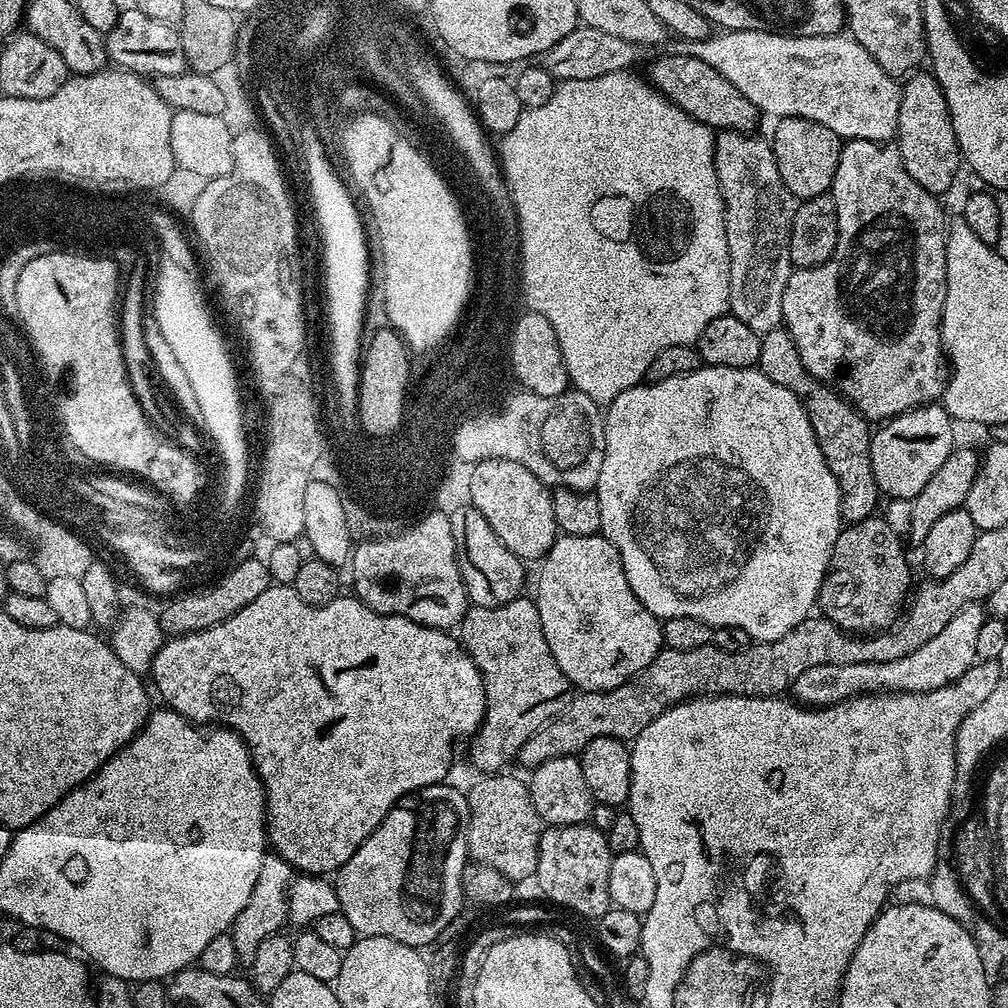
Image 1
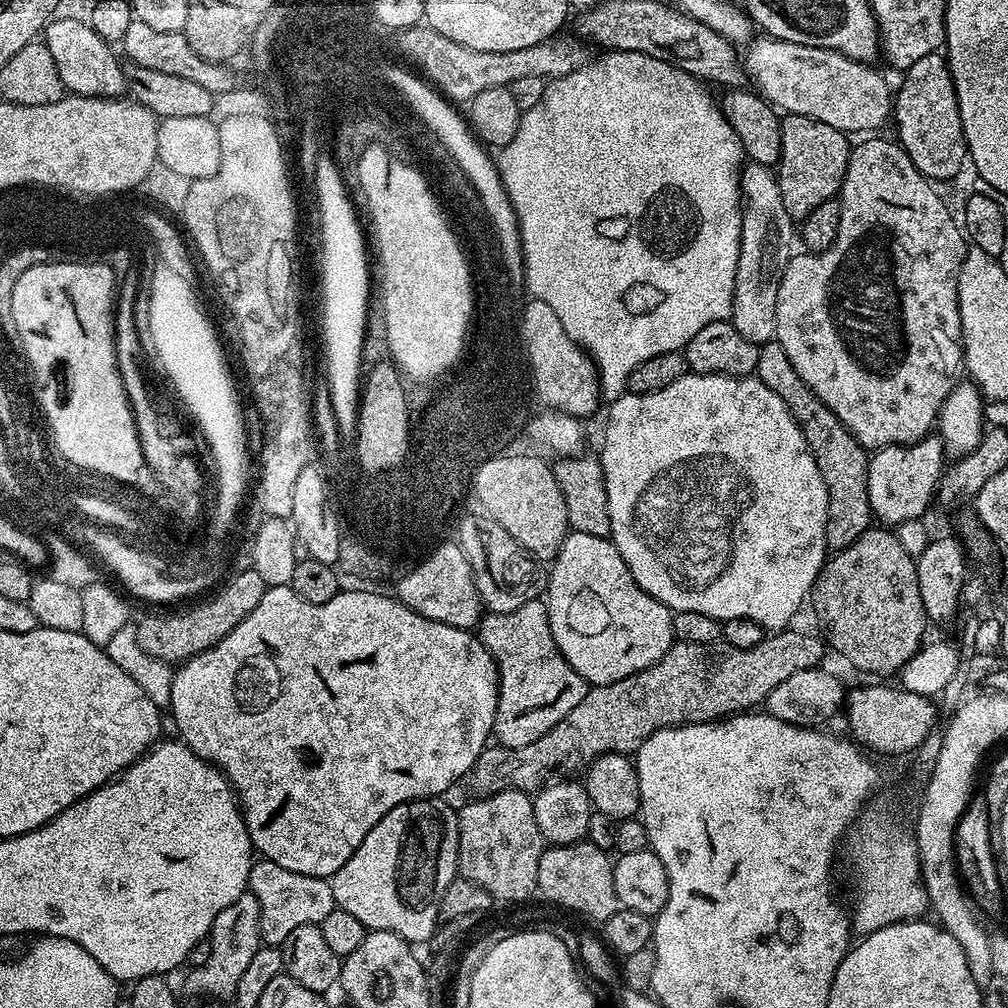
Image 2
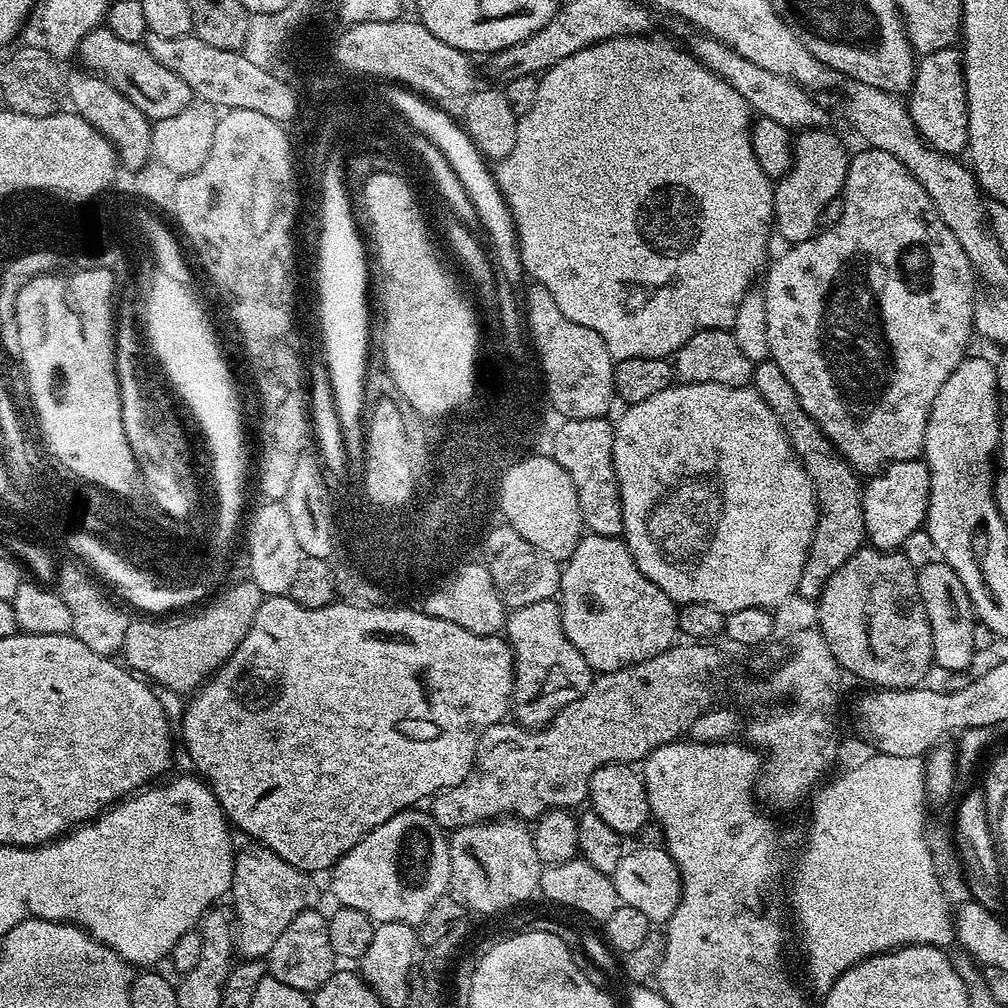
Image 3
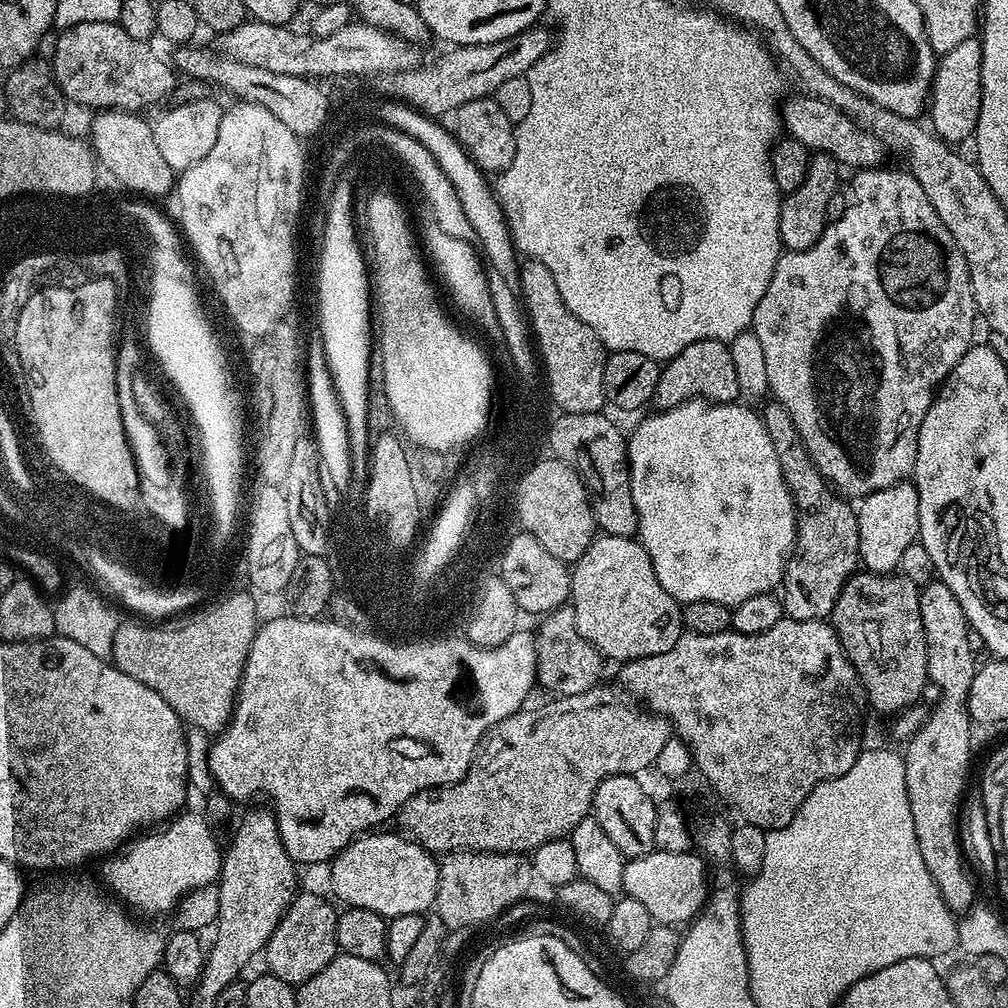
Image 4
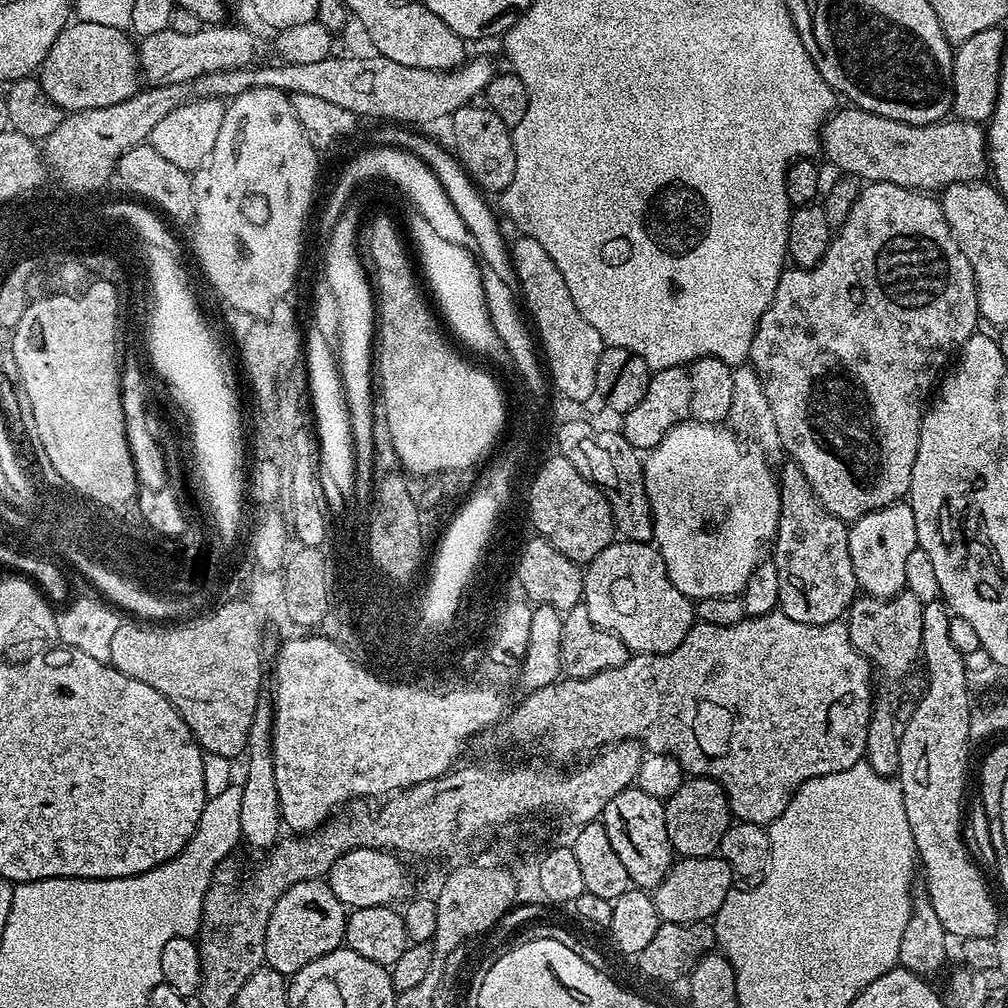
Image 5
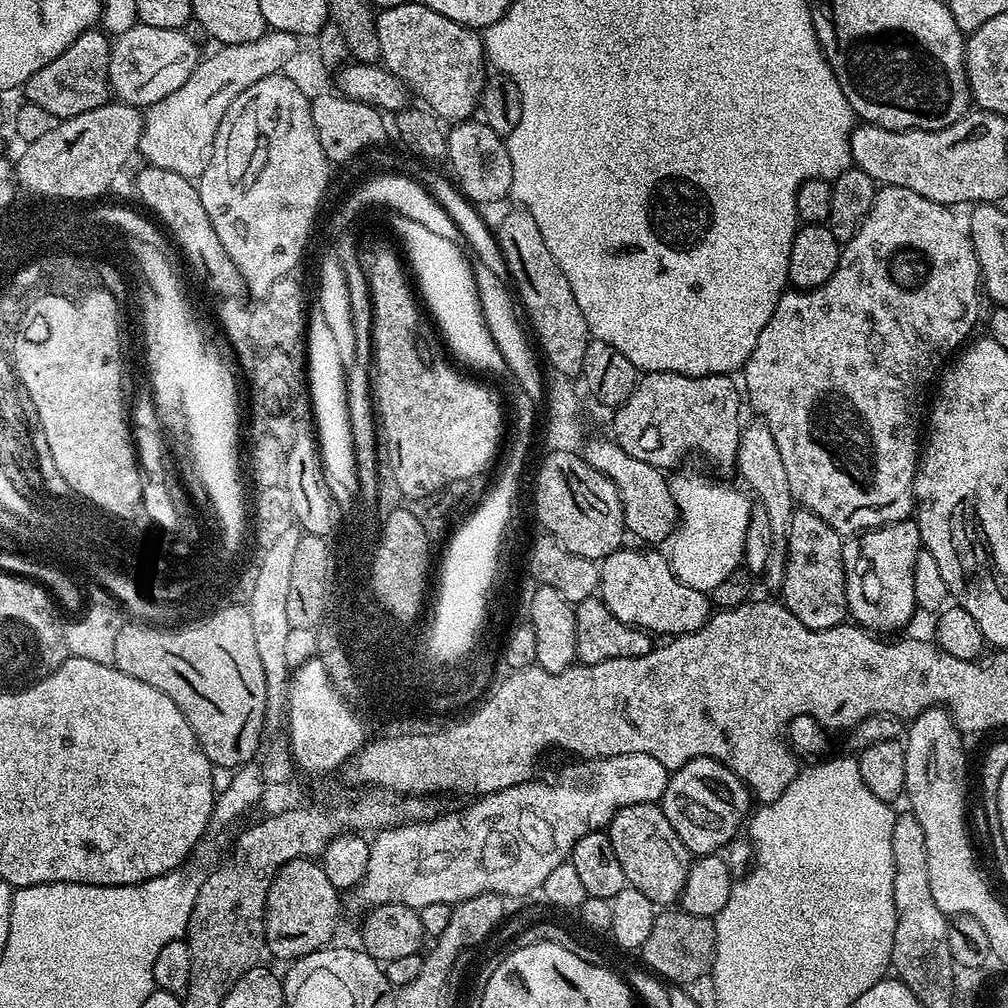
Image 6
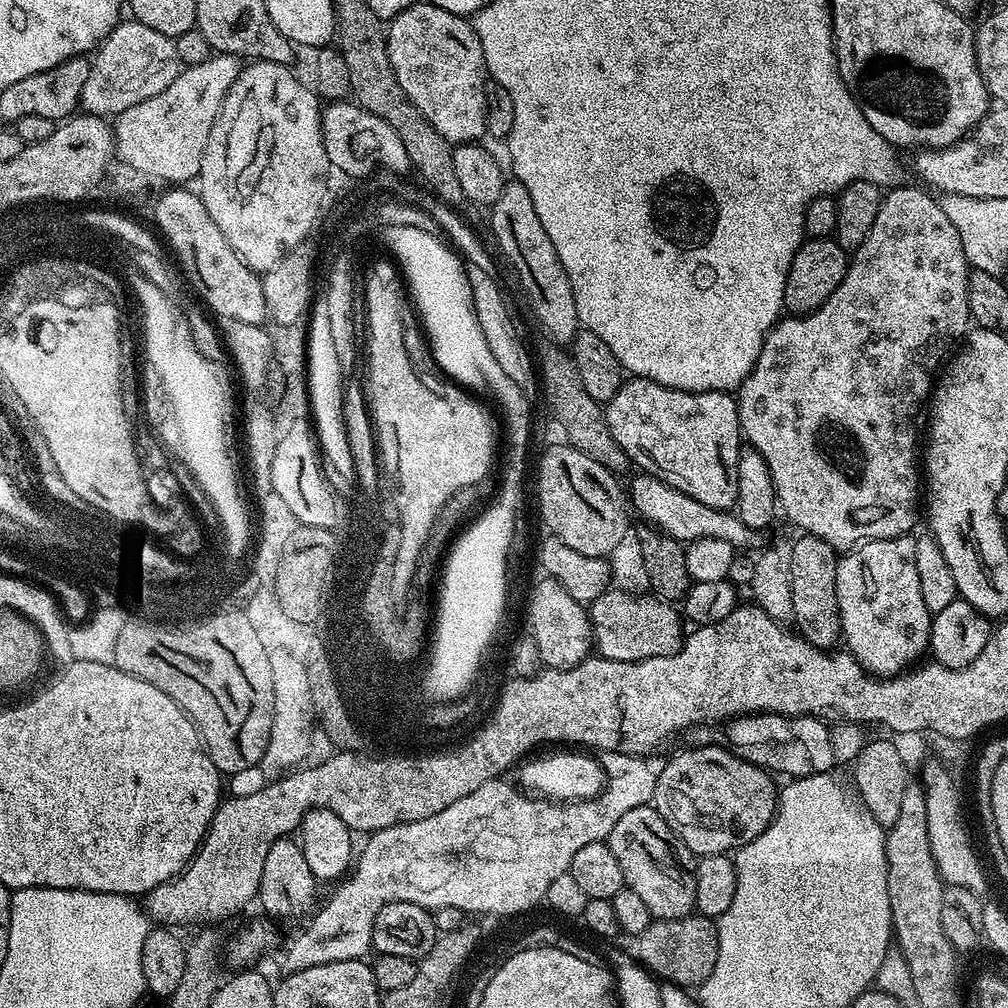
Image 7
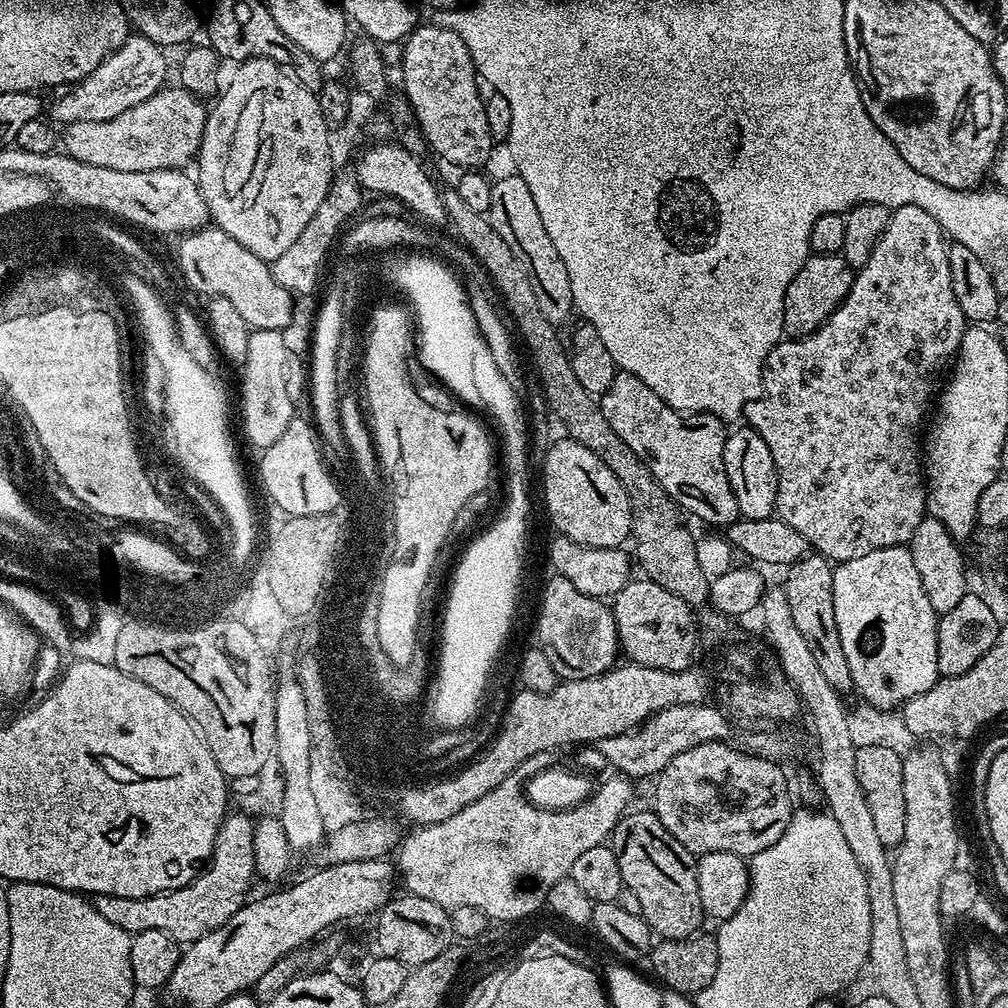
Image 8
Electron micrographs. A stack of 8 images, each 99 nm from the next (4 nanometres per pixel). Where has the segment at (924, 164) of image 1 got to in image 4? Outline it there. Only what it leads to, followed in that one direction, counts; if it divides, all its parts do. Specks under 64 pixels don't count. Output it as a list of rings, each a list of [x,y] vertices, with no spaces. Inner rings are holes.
[[[973,38],[954,46],[945,56],[939,57],[936,77],[932,83],[930,97],[930,127],[940,139],[953,146],[960,146],[964,139],[971,137],[978,126],[978,114],[982,102],[982,50],[979,39]]]

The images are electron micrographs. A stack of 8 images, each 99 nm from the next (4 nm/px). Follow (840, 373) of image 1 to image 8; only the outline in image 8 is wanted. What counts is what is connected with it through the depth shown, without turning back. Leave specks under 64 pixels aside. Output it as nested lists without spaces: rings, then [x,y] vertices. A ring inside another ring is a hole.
[[[911,204],[895,209],[889,215],[886,230],[878,238],[866,266],[859,268],[853,275],[846,298],[836,307],[834,314],[830,314],[827,322],[809,336],[781,339],[774,350],[770,350],[764,363],[764,395],[745,406],[743,419],[754,431],[762,434],[762,438],[766,438],[770,454],[774,454],[774,466],[778,474],[775,515],[794,526],[794,530],[798,530],[798,534],[802,534],[802,538],[806,538],[819,555],[828,557],[832,562],[843,562],[862,558],[862,554],[870,554],[879,548],[904,546],[911,541],[914,530],[918,530],[926,515],[926,476],[922,471],[924,411],[927,408],[929,411],[933,399],[932,383],[935,382],[936,375],[943,370],[944,363],[946,368],[960,349],[965,327],[962,306],[958,306],[958,298],[954,298],[946,233],[933,216],[926,214],[926,210]]]

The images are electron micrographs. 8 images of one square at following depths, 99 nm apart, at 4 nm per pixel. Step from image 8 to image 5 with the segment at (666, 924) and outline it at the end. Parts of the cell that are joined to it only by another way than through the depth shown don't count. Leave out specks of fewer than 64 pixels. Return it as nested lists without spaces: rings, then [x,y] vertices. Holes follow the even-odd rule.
[[[639,786],[624,788],[610,802],[606,802],[602,823],[610,843],[618,854],[622,866],[626,866],[629,881],[635,887],[655,889],[674,863],[674,853],[668,843],[668,831],[664,825],[664,804],[661,797],[646,794]]]

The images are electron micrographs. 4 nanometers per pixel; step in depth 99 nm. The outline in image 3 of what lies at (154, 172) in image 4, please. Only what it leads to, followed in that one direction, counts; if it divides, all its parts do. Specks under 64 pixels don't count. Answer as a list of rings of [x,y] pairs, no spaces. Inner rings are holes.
[[[79,70],[68,72],[66,76],[66,100],[71,111],[77,112],[86,122],[90,122],[107,140],[111,140],[113,148],[119,156],[121,165],[125,168],[143,168],[153,159],[152,155],[152,126],[149,120],[130,98],[126,98],[102,76],[94,72]]]

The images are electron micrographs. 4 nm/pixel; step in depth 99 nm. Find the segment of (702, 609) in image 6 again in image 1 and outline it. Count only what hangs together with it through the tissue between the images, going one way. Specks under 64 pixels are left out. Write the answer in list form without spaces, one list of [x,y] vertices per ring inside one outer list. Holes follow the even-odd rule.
[[[557,535],[554,546],[539,561],[538,568],[540,577],[536,580],[534,599],[542,618],[542,634],[546,634],[546,646],[550,646],[554,662],[558,662],[573,689],[580,692],[609,692],[654,662],[664,647],[662,621],[659,616],[650,614],[642,602],[638,602],[634,590],[630,590],[630,582],[626,582],[626,570],[622,570],[618,550],[604,535]]]

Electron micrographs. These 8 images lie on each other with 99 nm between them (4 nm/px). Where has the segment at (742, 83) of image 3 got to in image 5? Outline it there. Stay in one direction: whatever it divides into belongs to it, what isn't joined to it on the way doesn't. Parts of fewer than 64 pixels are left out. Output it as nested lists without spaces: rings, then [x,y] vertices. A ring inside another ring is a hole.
[[[855,106],[847,107],[828,117],[822,133],[823,155],[828,155],[829,162],[837,164],[841,173],[864,182],[915,188],[929,194],[949,184],[980,182],[989,175],[988,138],[979,123],[945,118],[939,124],[903,124]]]

